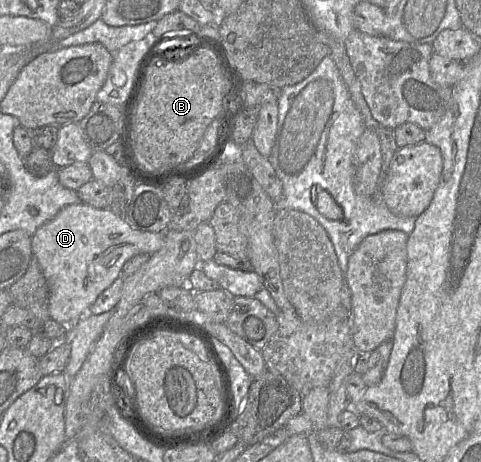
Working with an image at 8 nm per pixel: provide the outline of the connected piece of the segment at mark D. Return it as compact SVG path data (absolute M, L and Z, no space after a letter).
M82 202L64 207L31 236L32 254L38 261L49 288L50 318L62 325L74 325L85 315L91 314L90 306L119 277L126 261L138 254L153 254L163 245L163 233L137 230L110 208L100 209Z

